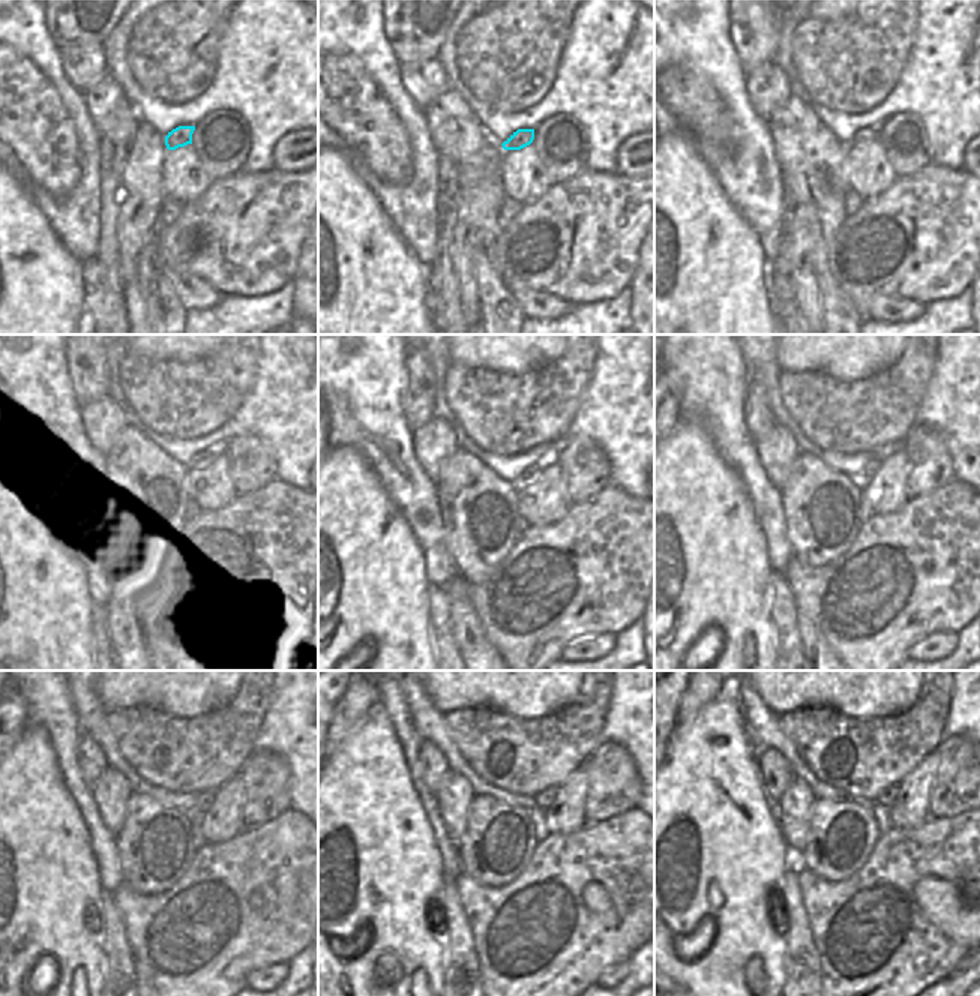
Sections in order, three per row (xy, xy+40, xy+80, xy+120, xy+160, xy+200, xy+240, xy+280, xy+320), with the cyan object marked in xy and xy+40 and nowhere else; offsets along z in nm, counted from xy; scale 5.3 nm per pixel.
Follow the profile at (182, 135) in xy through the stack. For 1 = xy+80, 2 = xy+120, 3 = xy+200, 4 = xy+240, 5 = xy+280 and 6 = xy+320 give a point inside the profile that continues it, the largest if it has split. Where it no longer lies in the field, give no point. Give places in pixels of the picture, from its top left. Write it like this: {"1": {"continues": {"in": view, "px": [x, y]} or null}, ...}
{"1": {"continues": {"in": "xy+80", "px": [863, 135]}}, "2": {"continues": {"in": "xy+120", "px": [200, 464]}}, "3": {"continues": {"in": "xy+200", "px": [872, 467]}}, "4": {"continues": {"in": "xy+240", "px": [204, 800]}}, "5": {"continues": {"in": "xy+280", "px": [542, 800]}}, "6": {"continues": {"in": "xy+320", "px": [887, 795]}}}

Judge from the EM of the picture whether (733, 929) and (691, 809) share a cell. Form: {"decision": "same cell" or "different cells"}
{"decision": "same cell"}

